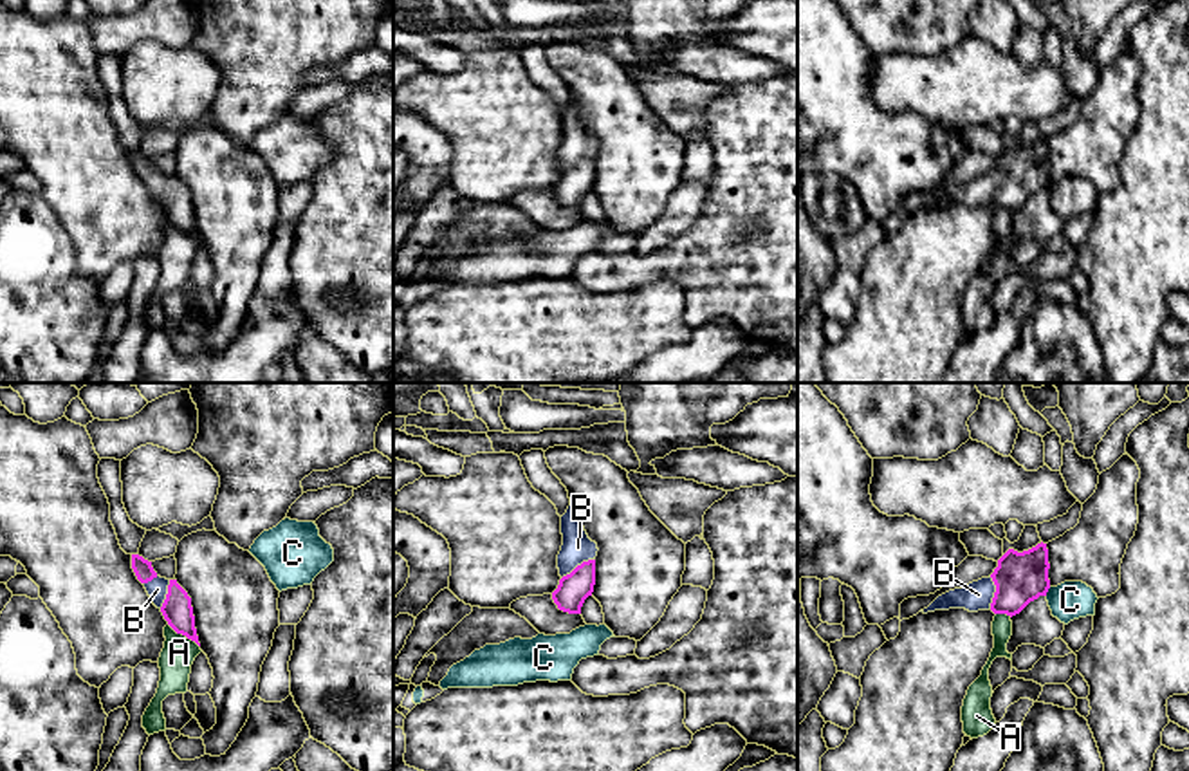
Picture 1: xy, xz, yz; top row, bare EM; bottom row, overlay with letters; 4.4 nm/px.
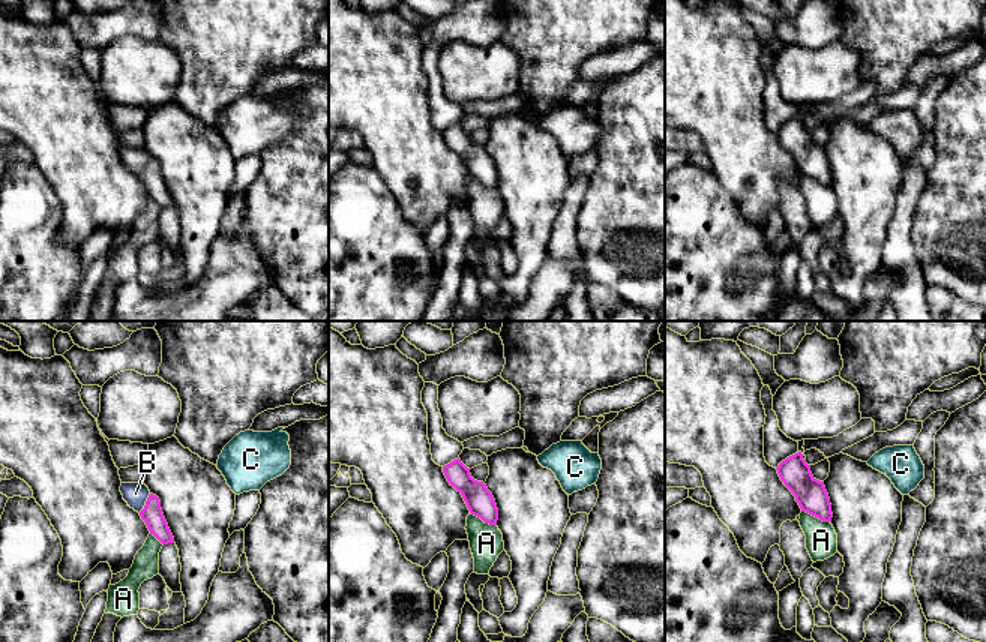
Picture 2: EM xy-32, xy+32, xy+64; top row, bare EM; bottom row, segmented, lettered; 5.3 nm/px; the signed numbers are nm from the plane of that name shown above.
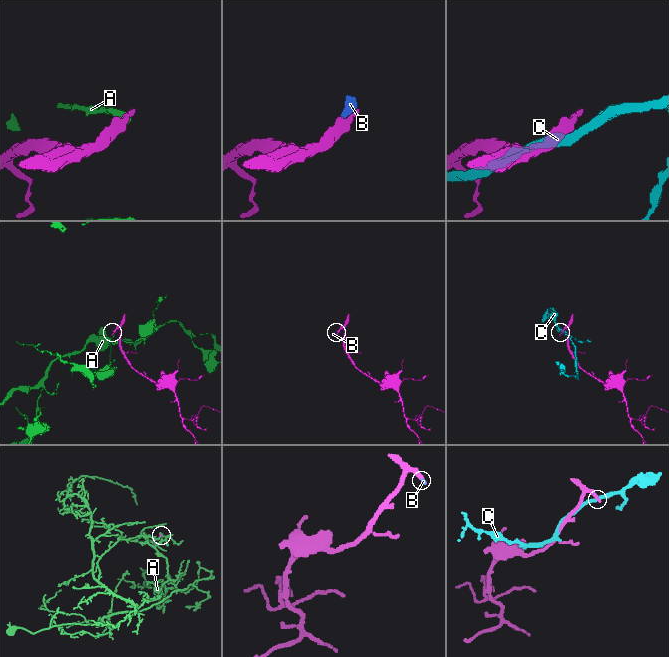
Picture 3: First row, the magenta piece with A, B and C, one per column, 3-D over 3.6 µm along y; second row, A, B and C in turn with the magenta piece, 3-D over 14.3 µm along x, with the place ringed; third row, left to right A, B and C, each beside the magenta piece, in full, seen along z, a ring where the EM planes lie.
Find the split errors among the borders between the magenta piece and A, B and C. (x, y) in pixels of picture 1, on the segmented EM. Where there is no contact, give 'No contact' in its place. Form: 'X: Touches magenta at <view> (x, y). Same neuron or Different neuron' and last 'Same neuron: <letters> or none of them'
A: Touches magenta at xy (184, 634). Different neuron
B: Touches magenta at xz (578, 566). Same neuron
C: Touches magenta at yz (1047, 591). Different neuron
Same neuron: B

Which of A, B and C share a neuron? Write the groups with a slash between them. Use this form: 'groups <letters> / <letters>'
groups A / B / C

